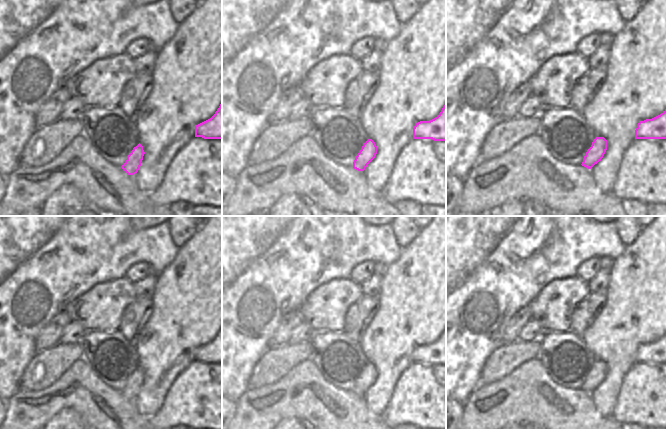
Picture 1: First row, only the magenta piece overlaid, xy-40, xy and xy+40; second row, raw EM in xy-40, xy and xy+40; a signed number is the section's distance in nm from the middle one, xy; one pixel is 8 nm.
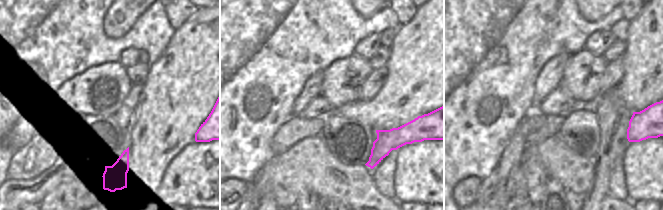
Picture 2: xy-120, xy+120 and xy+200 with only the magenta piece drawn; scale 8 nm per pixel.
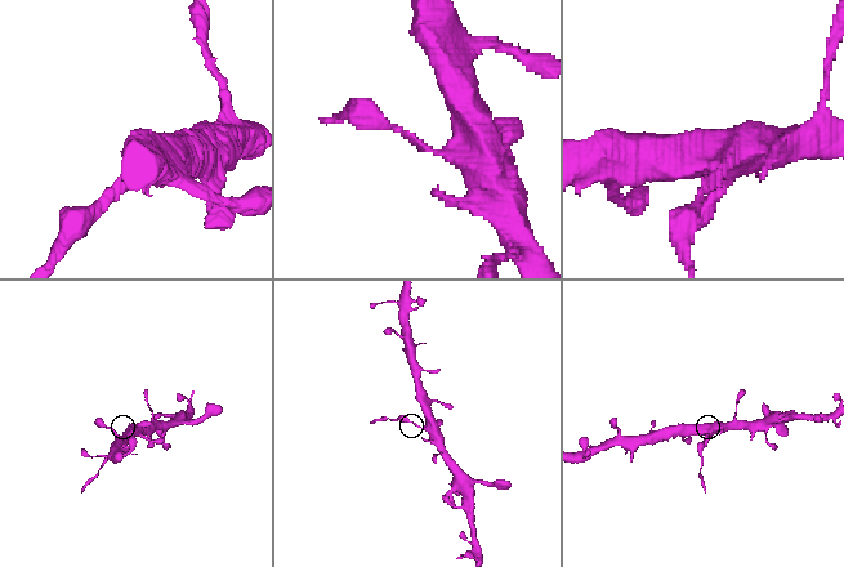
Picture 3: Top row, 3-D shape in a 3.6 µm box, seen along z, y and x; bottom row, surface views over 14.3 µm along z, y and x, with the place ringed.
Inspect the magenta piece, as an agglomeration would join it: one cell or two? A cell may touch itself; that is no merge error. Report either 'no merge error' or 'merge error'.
merge error

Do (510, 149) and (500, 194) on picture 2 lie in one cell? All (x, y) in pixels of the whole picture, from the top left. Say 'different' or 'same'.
same

